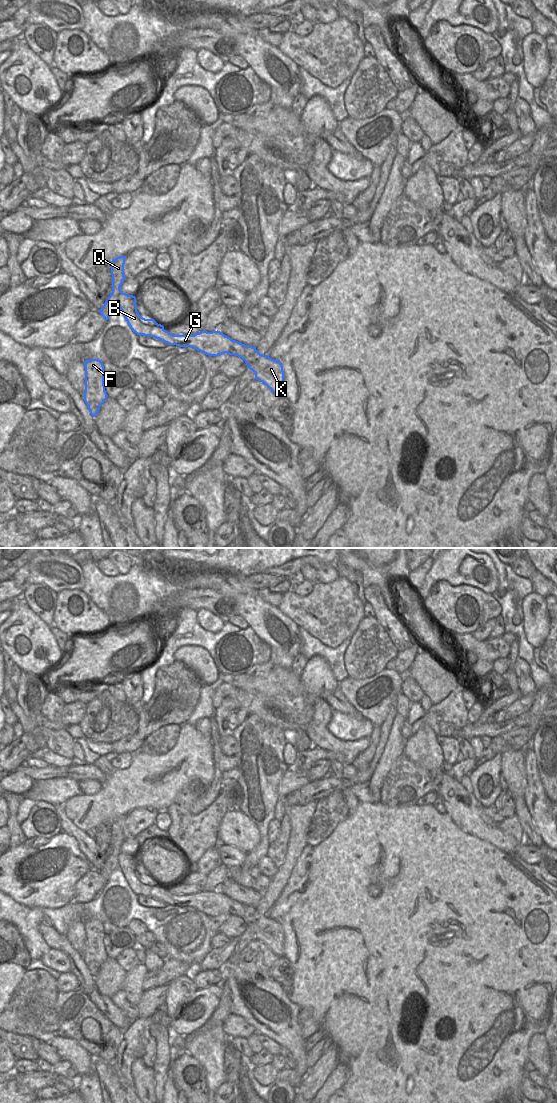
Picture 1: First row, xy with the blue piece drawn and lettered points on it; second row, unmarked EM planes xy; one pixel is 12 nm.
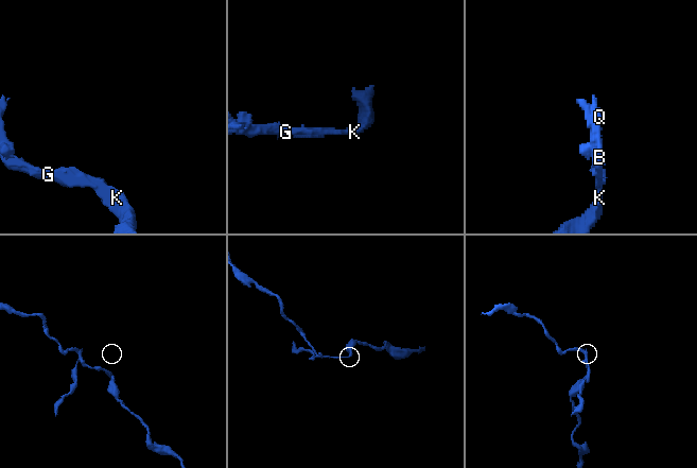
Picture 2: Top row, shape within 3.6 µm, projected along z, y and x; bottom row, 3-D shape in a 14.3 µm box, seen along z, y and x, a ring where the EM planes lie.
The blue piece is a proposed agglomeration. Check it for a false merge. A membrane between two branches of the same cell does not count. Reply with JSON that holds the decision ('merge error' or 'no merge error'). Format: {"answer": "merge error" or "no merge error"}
{"answer": "merge error"}

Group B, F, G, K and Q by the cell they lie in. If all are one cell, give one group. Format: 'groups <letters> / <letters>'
groups B G K Q / F

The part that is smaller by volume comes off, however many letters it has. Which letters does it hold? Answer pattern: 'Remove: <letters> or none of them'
Remove: F.

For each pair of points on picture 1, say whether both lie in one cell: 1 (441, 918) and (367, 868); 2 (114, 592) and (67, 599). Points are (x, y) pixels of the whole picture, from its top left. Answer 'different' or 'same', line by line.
1: same
2: different

